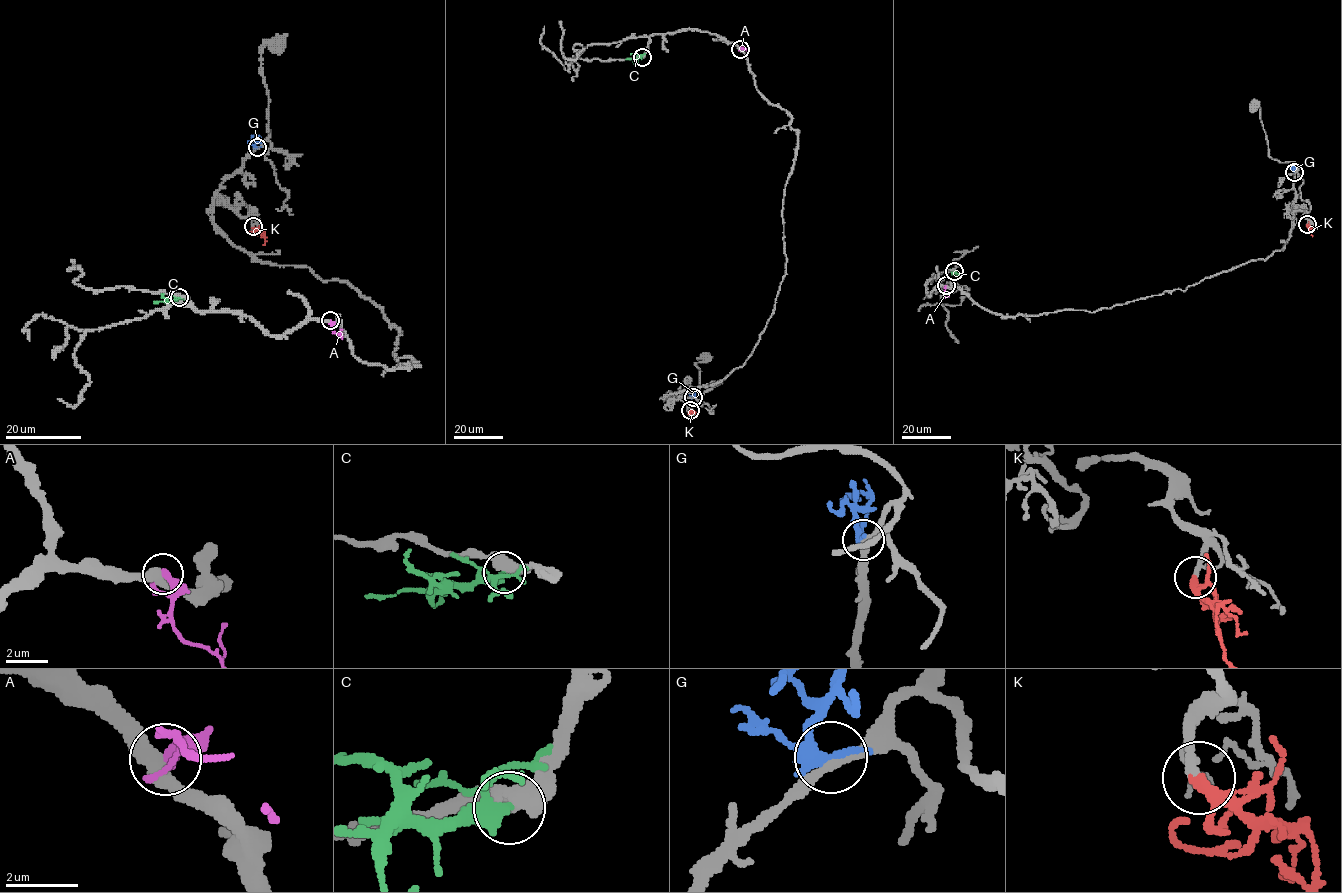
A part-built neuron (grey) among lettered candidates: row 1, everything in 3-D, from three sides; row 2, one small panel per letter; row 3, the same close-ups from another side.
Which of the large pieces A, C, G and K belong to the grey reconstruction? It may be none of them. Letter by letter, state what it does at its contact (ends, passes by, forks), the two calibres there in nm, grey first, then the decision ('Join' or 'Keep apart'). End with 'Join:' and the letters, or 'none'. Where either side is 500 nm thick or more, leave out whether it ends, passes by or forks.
A: It ends there. Thickness 440 nm (grey) against 400 nm. Keep apart
C: It forks there. Thickness 480 nm (grey) against 240 nm. Keep apart
G: It passes by. Thickness 300 nm (grey) against 320 nm. Keep apart
K: It passes by. Thickness 170 nm (grey) against 280 nm. Join
Join: K

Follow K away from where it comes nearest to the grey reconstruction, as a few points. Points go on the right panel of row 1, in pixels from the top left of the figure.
K: (1307, 224), (1312, 236)

